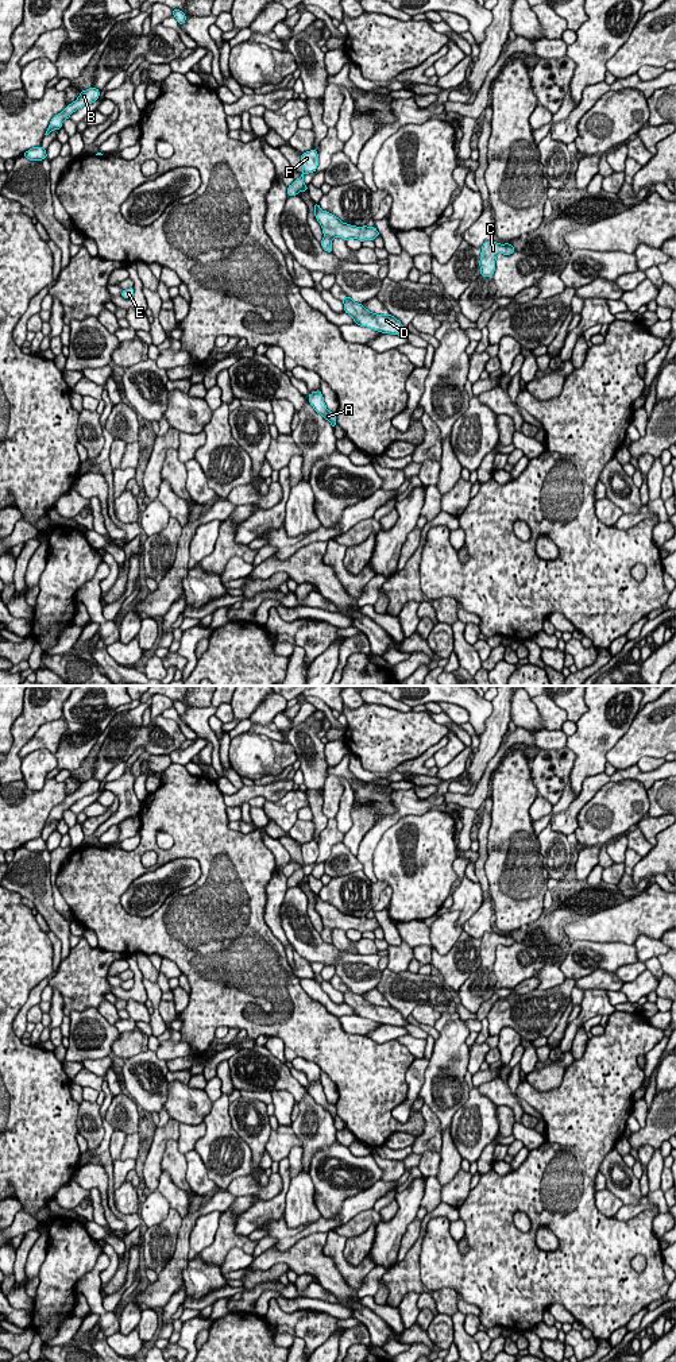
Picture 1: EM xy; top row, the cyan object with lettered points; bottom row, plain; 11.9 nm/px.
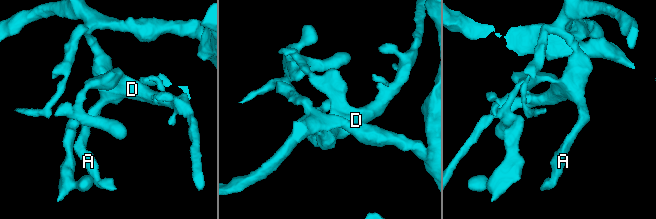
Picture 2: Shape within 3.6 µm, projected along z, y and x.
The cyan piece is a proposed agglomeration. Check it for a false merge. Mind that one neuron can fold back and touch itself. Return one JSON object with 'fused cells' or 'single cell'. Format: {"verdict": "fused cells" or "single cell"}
{"verdict": "fused cells"}

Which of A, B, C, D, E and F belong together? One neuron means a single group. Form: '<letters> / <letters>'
A B C D E / F

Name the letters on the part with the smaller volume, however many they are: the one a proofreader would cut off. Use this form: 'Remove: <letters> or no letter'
Remove: F

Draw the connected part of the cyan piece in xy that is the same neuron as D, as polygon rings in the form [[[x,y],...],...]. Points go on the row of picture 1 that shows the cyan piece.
[[[344,296],[343,304],[344,312],[348,313],[354,319],[355,324],[360,327],[367,327],[382,333],[398,336],[405,336],[406,333],[409,333],[407,328],[403,327],[401,321],[391,315],[372,313],[362,304],[355,302],[348,296]]]

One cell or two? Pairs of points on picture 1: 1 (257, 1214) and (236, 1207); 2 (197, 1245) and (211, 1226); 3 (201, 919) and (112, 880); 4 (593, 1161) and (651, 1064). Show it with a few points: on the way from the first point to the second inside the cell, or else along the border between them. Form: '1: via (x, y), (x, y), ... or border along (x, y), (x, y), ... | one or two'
1: border along (254, 1204), (242, 1212) | two
2: via (199, 1241), (207, 1230) | one
3: via (173, 926), (131, 926), (114, 909) | one
4: border along (641, 1069), (645, 1076) | two

